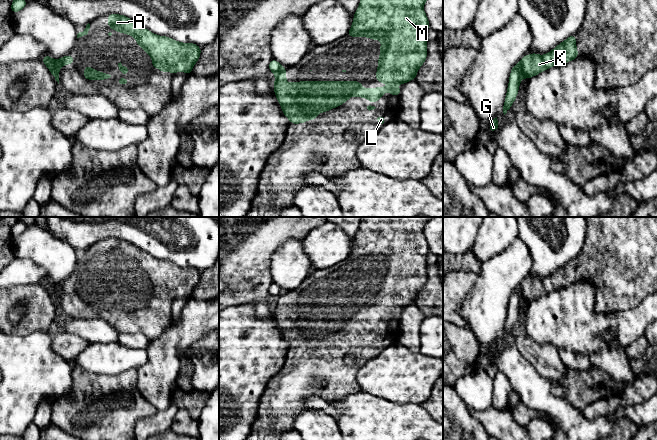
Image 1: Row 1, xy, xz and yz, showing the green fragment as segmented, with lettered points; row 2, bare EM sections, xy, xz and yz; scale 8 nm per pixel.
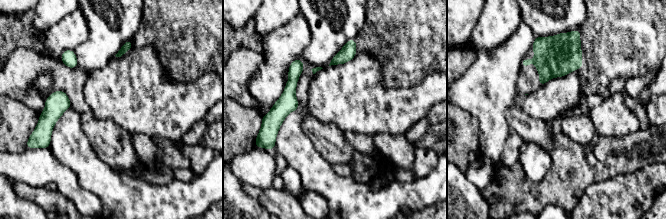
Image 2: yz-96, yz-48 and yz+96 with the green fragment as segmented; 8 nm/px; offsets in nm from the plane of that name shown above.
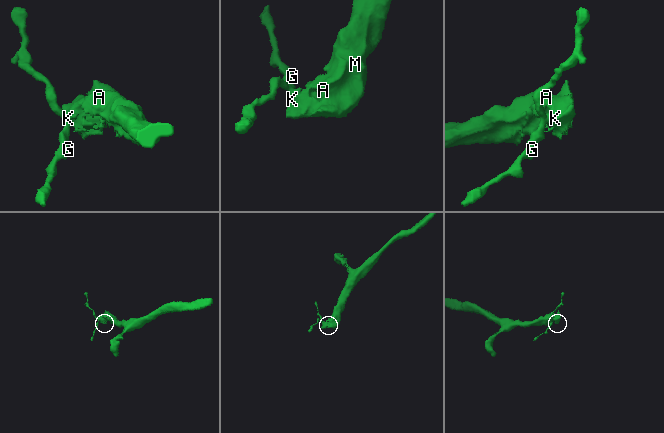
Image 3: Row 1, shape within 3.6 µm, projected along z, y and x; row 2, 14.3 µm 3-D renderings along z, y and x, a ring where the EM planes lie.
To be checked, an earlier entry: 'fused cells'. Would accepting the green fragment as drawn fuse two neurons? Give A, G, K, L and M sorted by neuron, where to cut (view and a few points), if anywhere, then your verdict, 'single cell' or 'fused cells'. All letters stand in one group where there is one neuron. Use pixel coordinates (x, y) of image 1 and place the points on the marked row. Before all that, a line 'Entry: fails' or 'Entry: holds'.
Entry: holds
groups A K L M / G; cut yz (518, 62), (523, 74); fused cells

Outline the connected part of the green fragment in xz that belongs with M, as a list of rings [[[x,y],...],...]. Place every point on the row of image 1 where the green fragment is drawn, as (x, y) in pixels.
[[[360,0],[354,13],[354,21],[348,31],[349,37],[377,38],[383,42],[380,46],[380,66],[376,70],[376,81],[387,83],[407,83],[415,80],[418,69],[427,58],[427,37],[429,21],[423,10],[426,0]]]

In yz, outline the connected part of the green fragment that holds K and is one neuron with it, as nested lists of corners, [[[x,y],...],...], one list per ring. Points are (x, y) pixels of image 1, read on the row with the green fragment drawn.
[[[571,35],[548,54],[541,56],[531,52],[529,56],[524,55],[519,63],[523,70],[523,76],[529,80],[532,76],[538,75],[552,66],[576,59],[578,55],[576,35]]]

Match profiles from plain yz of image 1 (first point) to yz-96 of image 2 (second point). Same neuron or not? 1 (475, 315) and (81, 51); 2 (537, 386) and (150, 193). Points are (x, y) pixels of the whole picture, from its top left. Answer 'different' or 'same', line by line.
1: different
2: same

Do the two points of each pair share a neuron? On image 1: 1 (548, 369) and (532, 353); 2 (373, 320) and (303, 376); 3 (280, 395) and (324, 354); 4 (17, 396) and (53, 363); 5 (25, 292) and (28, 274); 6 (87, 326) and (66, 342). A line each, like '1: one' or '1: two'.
1: one
2: one
3: one
4: one
5: two
6: two

